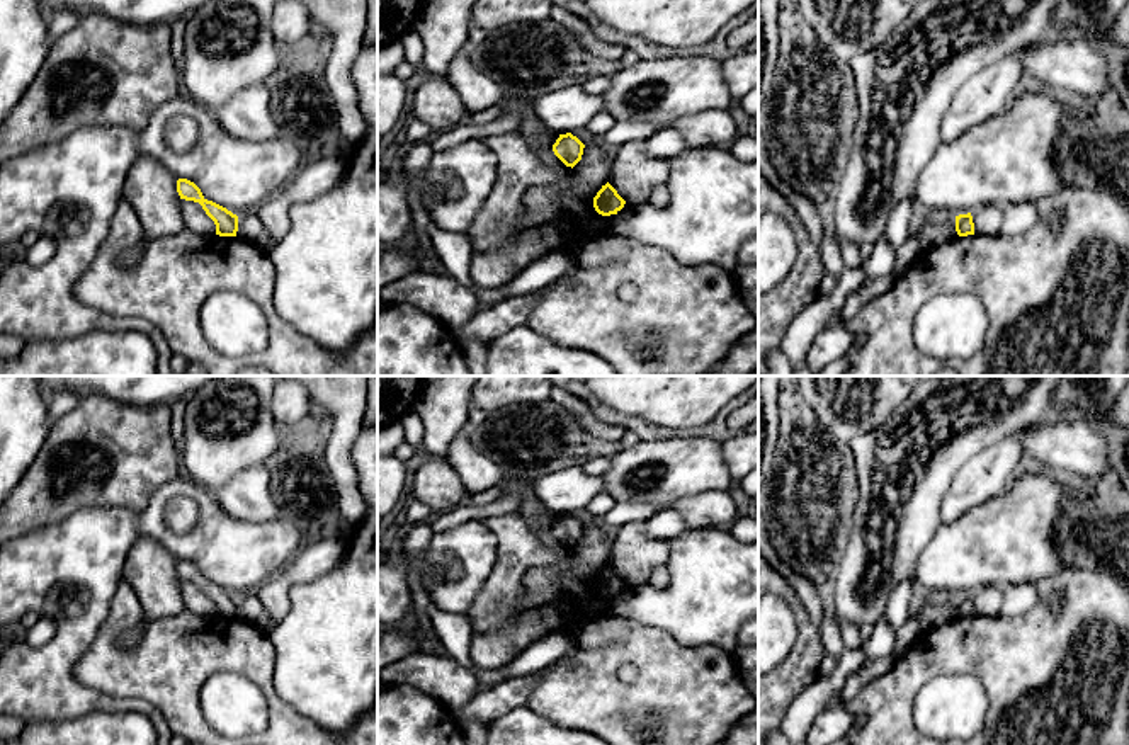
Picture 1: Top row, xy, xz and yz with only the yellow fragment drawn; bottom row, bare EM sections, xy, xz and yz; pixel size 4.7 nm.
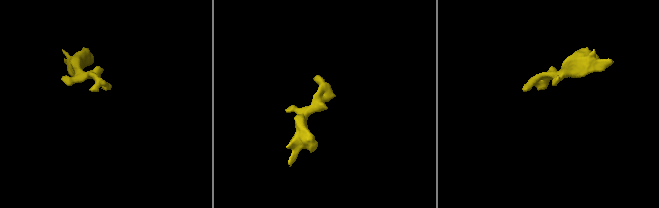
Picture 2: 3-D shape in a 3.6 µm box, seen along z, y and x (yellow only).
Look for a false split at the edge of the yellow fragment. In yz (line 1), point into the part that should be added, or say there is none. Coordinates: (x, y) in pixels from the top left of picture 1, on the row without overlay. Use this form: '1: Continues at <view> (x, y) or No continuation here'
1: No continuation here

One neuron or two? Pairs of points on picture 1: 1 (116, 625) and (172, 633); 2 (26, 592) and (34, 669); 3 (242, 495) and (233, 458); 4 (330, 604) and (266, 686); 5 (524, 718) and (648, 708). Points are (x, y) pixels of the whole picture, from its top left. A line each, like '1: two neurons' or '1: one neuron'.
1: one neuron
2: one neuron
3: two neurons
4: two neurons
5: two neurons

